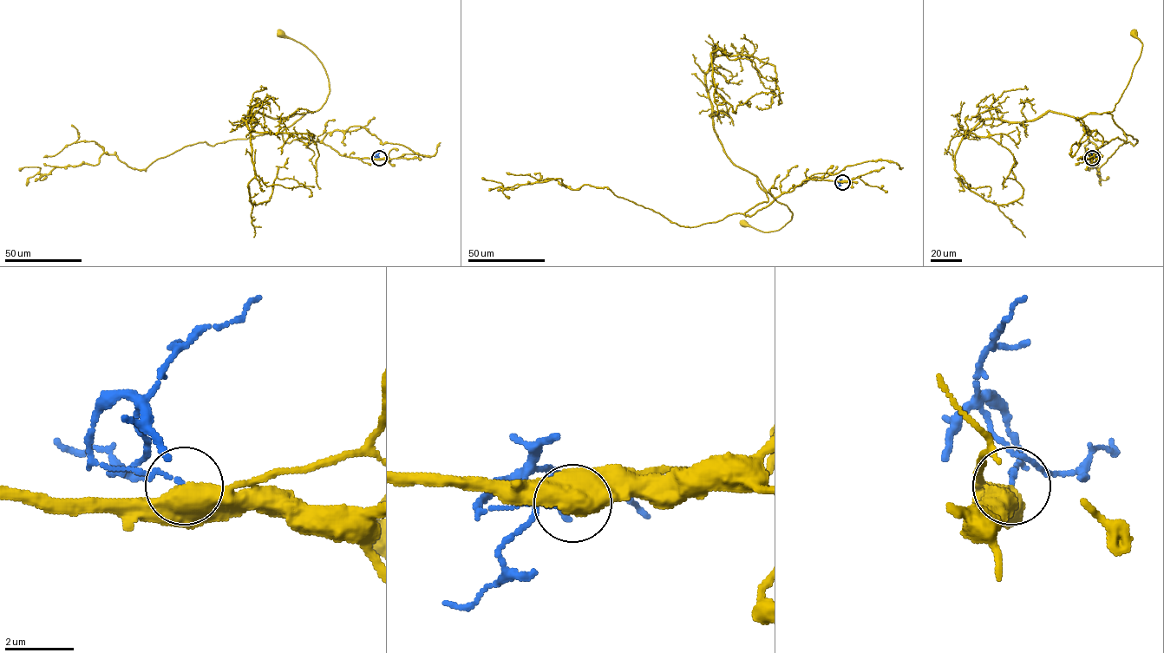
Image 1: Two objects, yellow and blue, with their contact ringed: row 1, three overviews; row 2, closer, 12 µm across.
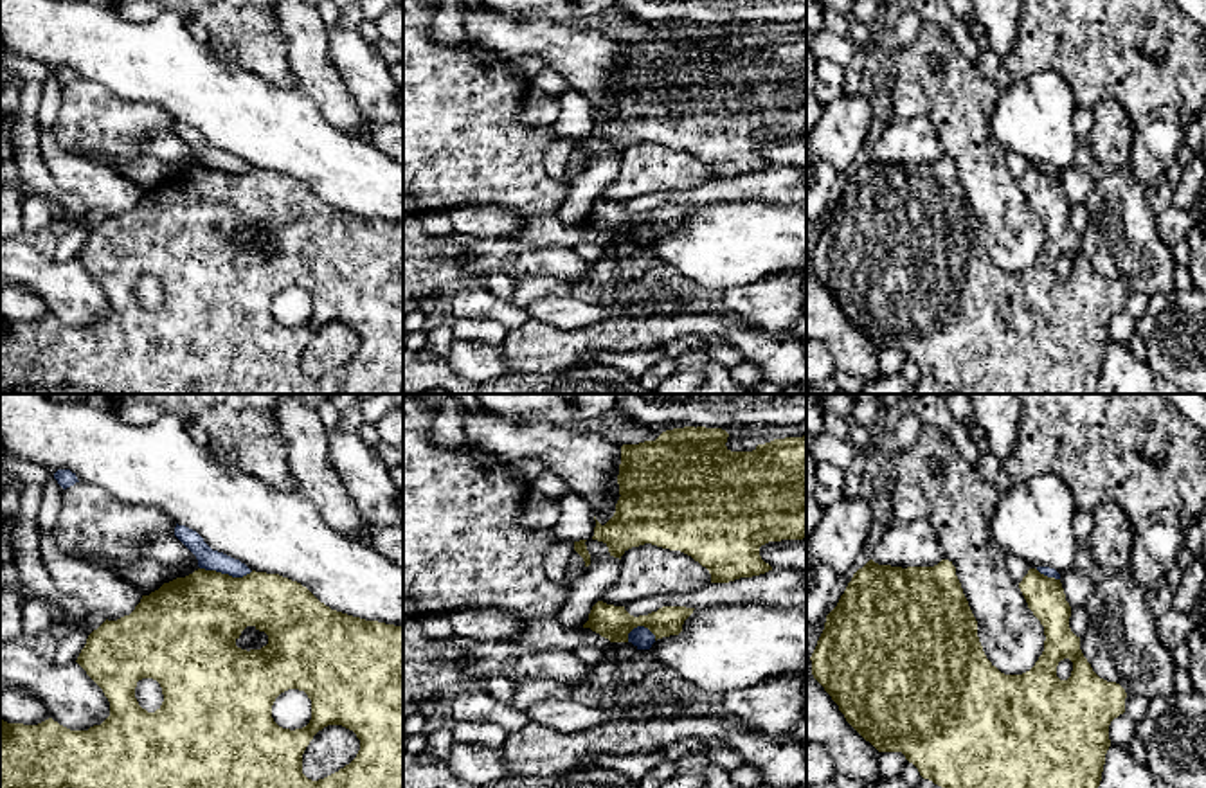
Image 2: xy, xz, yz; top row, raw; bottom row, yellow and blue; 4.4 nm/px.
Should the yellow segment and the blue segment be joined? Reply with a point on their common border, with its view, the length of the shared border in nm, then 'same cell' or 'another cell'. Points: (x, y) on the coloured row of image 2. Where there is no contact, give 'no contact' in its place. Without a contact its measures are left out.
xy (227, 574) | 240 nm | another cell

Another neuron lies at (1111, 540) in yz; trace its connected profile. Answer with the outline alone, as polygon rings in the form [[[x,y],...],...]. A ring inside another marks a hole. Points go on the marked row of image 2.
[[[1102,502],[1093,509],[1093,529],[1087,547],[1100,569],[1129,572],[1134,531],[1127,513],[1116,502]]]

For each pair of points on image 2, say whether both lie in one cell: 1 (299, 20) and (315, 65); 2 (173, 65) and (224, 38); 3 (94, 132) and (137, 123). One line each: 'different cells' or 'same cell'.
1: same cell
2: different cells
3: same cell

